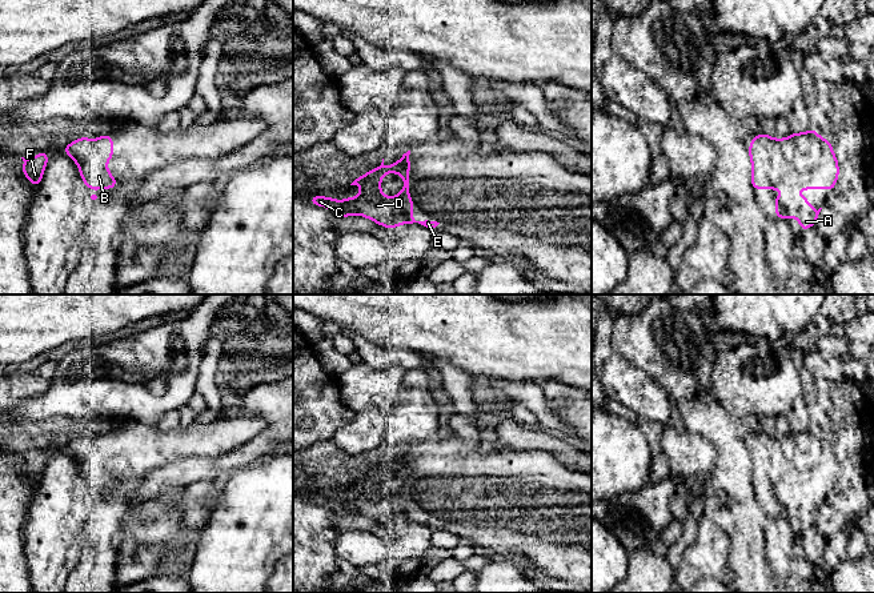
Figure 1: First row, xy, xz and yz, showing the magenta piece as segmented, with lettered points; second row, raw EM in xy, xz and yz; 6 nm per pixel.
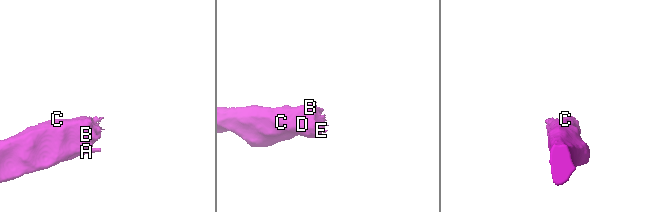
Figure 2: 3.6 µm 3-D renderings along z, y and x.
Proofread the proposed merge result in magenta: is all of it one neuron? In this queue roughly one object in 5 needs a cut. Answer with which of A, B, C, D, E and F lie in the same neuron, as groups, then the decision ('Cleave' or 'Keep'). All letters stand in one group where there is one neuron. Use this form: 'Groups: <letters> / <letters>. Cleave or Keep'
Groups: A B C D E F. Keep

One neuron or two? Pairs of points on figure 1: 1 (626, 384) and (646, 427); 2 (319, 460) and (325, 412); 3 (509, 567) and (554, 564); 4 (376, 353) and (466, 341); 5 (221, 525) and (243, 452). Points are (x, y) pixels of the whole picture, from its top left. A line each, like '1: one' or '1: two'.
1: two
2: two
3: two
4: two
5: two

